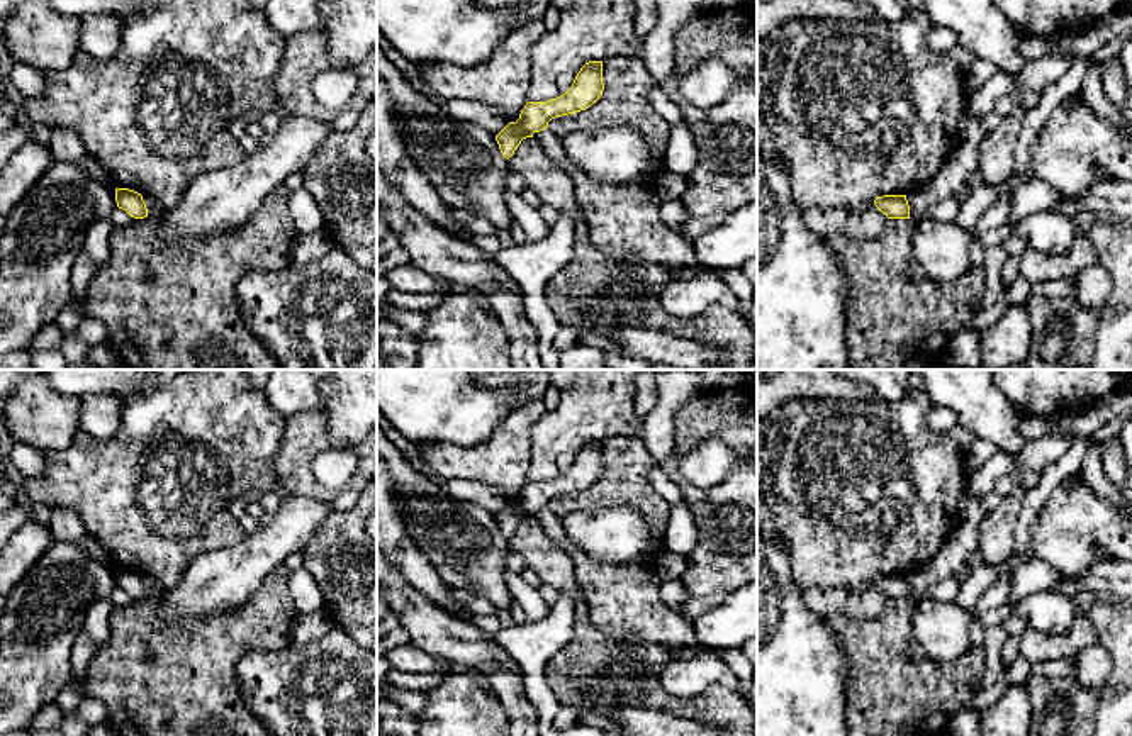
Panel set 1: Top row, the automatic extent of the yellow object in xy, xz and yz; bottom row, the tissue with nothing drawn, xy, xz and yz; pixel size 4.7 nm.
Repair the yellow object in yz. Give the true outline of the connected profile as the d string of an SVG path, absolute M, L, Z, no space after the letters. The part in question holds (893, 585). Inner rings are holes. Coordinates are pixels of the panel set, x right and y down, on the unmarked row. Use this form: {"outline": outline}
{"outline": "M883 575L874 580L874 585L888 599L910 599L910 585L906 575Z"}

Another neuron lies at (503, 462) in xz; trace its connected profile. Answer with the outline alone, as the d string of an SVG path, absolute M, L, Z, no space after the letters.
M543 399L528 402L513 409L492 431L490 438L475 446L455 444L428 444L423 449L428 475L438 482L451 478L465 478L482 482L497 488L507 497L507 502L516 502L521 490L528 483L528 470L531 461L531 427L546 412Z

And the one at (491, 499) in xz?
M451 478L443 482L443 485L453 499L480 505L492 516L497 516L509 504L502 492L482 482Z

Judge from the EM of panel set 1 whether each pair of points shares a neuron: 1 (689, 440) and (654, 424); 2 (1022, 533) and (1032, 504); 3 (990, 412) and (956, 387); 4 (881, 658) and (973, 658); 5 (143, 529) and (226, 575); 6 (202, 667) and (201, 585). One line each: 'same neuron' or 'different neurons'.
1: different neurons
2: same neuron
3: same neuron
4: same neuron
5: different neurons
6: different neurons

